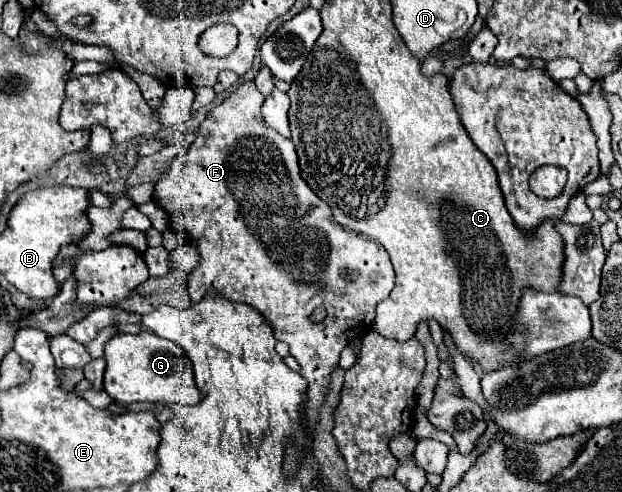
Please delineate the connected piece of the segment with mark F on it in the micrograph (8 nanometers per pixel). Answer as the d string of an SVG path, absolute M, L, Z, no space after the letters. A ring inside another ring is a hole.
M246 81L220 105L212 107L198 129L196 141L172 161L168 173L156 183L154 203L170 213L172 231L194 243L202 255L200 265L188 277L188 293L192 303L198 303L210 291L230 301L248 303L266 317L276 339L288 343L290 355L300 363L300 373L308 379L308 401L304 413L306 425L312 429L316 423L316 409L324 401L324 391L330 383L330 373L340 361L340 351L348 345L350 337L362 337L372 329L370 325L374 321L376 305L388 297L394 287L394 269L386 249L380 243L374 243L340 224L330 227L330 235L342 235L342 239L350 243L350 247L346 247L346 251L350 251L346 259L362 259L362 255L368 255L366 267L360 271L359 278L354 279L353 283L347 282L338 267L330 269L330 265L324 261L328 255L318 255L318 243L314 243L318 239L310 237L310 229L318 229L318 225L324 223L334 225L336 221L330 213L330 207L318 197L312 205L314 197L300 177L294 143L278 135L278 131L264 121L260 113L262 103L264 97L256 89L254 81ZM316 309L324 309L326 317L312 321L312 313Z

